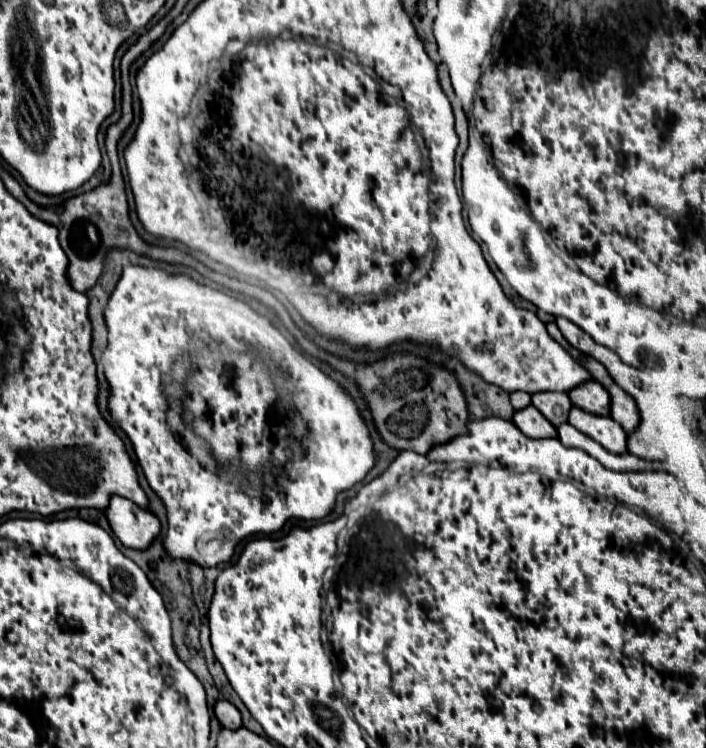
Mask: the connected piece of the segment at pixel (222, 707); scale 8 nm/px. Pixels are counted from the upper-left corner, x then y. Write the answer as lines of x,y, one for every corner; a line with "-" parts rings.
225,698
217,700
215,716
221,722
221,726
225,726
225,728
231,728
231,730
241,728
241,714
239,714
239,710
231,702
227,702

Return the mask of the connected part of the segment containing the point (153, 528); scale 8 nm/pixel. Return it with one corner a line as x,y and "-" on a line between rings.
111,496
109,506
103,512
111,524
111,530
127,548
147,548
161,530
159,520
151,512
139,508
123,496

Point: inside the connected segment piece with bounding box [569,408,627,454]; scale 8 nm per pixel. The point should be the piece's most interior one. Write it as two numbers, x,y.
602,429

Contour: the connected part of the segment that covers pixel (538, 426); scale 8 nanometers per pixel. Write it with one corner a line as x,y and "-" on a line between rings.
535,406
517,410
513,416
513,422
529,438
557,438
557,428
551,426

